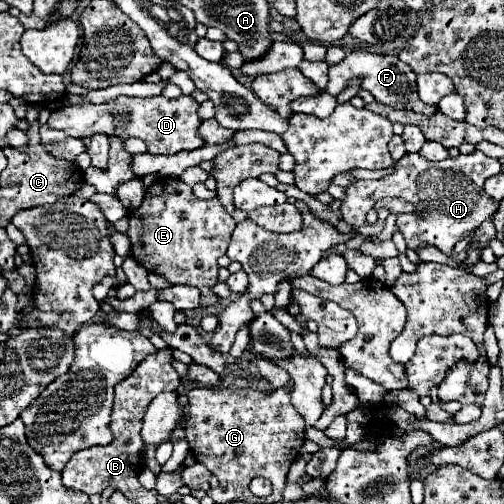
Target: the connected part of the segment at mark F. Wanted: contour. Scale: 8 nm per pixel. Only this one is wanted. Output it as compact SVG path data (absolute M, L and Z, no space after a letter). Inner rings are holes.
M349 51L345 55L345 59L341 63L335 63L329 67L329 83L327 83L327 93L329 95L339 95L349 81L359 79L361 81L361 89L367 89L375 101L383 101L385 105L393 107L393 109L411 109L423 115L433 113L435 109L431 105L425 105L419 97L417 97L417 83L415 83L415 73L409 65L405 65L397 55L375 55L369 51Z

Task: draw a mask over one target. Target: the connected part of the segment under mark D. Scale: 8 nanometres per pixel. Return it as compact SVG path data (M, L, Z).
M181 95L177 99L167 97L117 97L115 101L93 105L93 103L81 103L81 105L67 105L49 115L47 125L51 129L61 129L71 137L89 137L91 133L105 133L105 135L119 135L119 137L139 137L145 141L147 151L151 155L173 155L183 149L197 149L203 145L203 139L199 135L199 123L197 117L199 103L189 97Z

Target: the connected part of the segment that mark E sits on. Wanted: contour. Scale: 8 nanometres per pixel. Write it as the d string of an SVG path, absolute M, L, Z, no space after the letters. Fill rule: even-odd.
M159 177L147 187L143 203L129 211L127 237L131 241L131 257L147 271L161 275L165 281L177 285L193 285L201 291L199 309L209 309L221 299L213 293L217 283L217 259L225 255L229 247L235 221L225 213L219 199L197 199L181 179Z

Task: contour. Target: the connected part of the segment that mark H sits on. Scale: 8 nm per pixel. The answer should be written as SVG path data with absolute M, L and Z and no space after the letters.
M481 151L469 155L447 157L445 161L429 161L419 153L405 153L393 165L393 173L379 181L353 181L345 187L345 197L341 201L341 217L345 223L353 225L360 234L374 236L378 228L366 221L367 211L381 197L401 197L411 205L419 207L417 213L399 215L399 231L405 235L405 241L411 249L417 249L419 243L435 245L445 255L451 255L453 245L477 229L485 219L493 217L499 203L493 201L483 191L487 177L501 171L499 159L487 157Z

